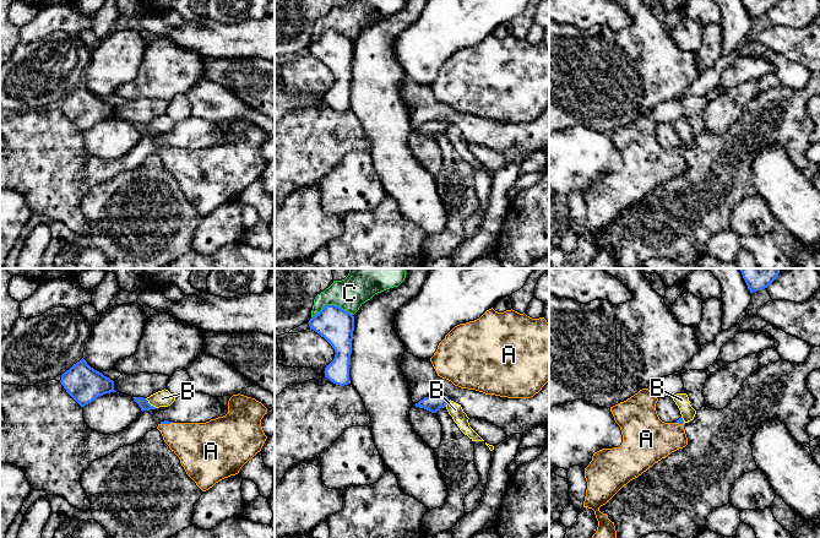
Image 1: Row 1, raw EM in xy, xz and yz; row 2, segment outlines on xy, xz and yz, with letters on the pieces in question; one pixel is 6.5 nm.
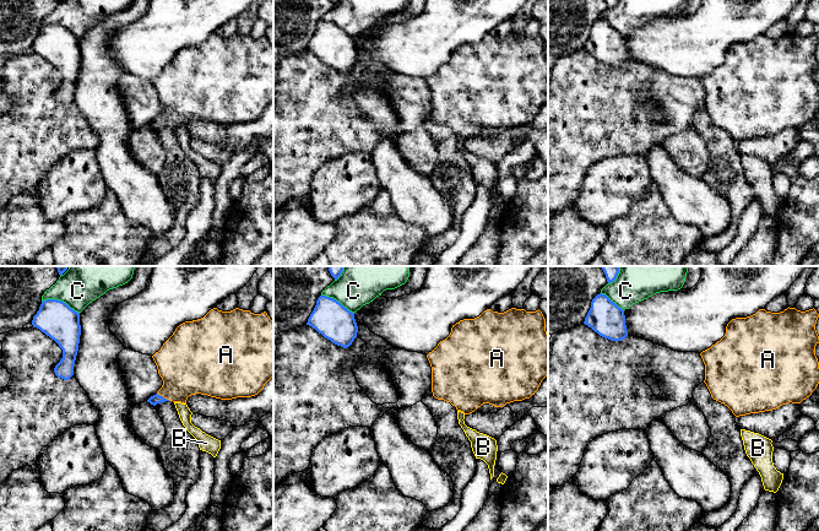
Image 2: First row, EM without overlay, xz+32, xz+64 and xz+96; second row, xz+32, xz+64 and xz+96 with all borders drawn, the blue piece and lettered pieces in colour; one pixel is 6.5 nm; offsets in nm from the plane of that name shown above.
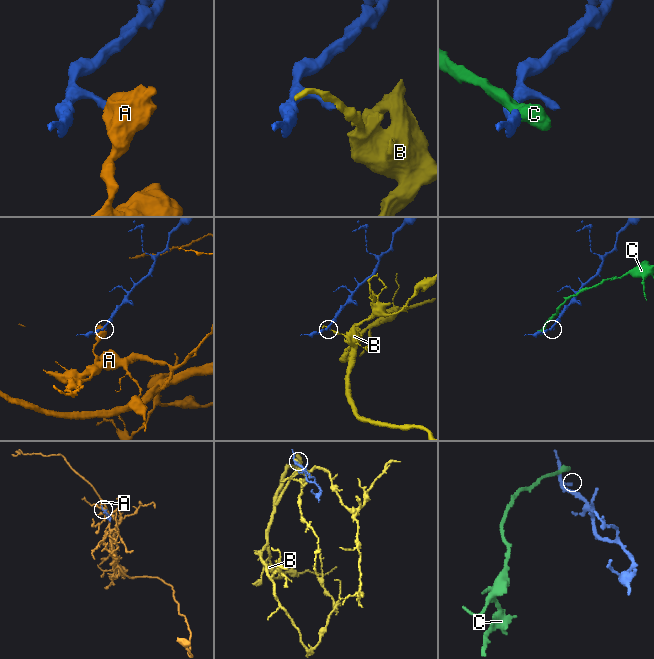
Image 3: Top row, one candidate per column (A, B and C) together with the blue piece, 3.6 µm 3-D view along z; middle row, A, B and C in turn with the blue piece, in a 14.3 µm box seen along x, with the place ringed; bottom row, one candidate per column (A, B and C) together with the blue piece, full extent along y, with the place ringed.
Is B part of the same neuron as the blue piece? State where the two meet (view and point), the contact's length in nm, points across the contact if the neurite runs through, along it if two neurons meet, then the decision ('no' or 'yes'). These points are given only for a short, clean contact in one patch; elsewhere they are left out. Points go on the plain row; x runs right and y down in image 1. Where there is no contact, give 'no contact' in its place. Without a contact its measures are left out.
contact xy (150, 130); length 100 nm; border xy (145, 124), (156, 132); no

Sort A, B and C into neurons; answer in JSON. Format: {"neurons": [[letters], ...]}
{"neurons": [["A"], ["B"], ["C"]]}

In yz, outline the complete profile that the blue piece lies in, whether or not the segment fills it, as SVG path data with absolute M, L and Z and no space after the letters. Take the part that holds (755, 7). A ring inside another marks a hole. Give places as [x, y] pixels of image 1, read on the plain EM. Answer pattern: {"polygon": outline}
{"polygon": "M743 0L750 18L767 13L778 0Z"}

